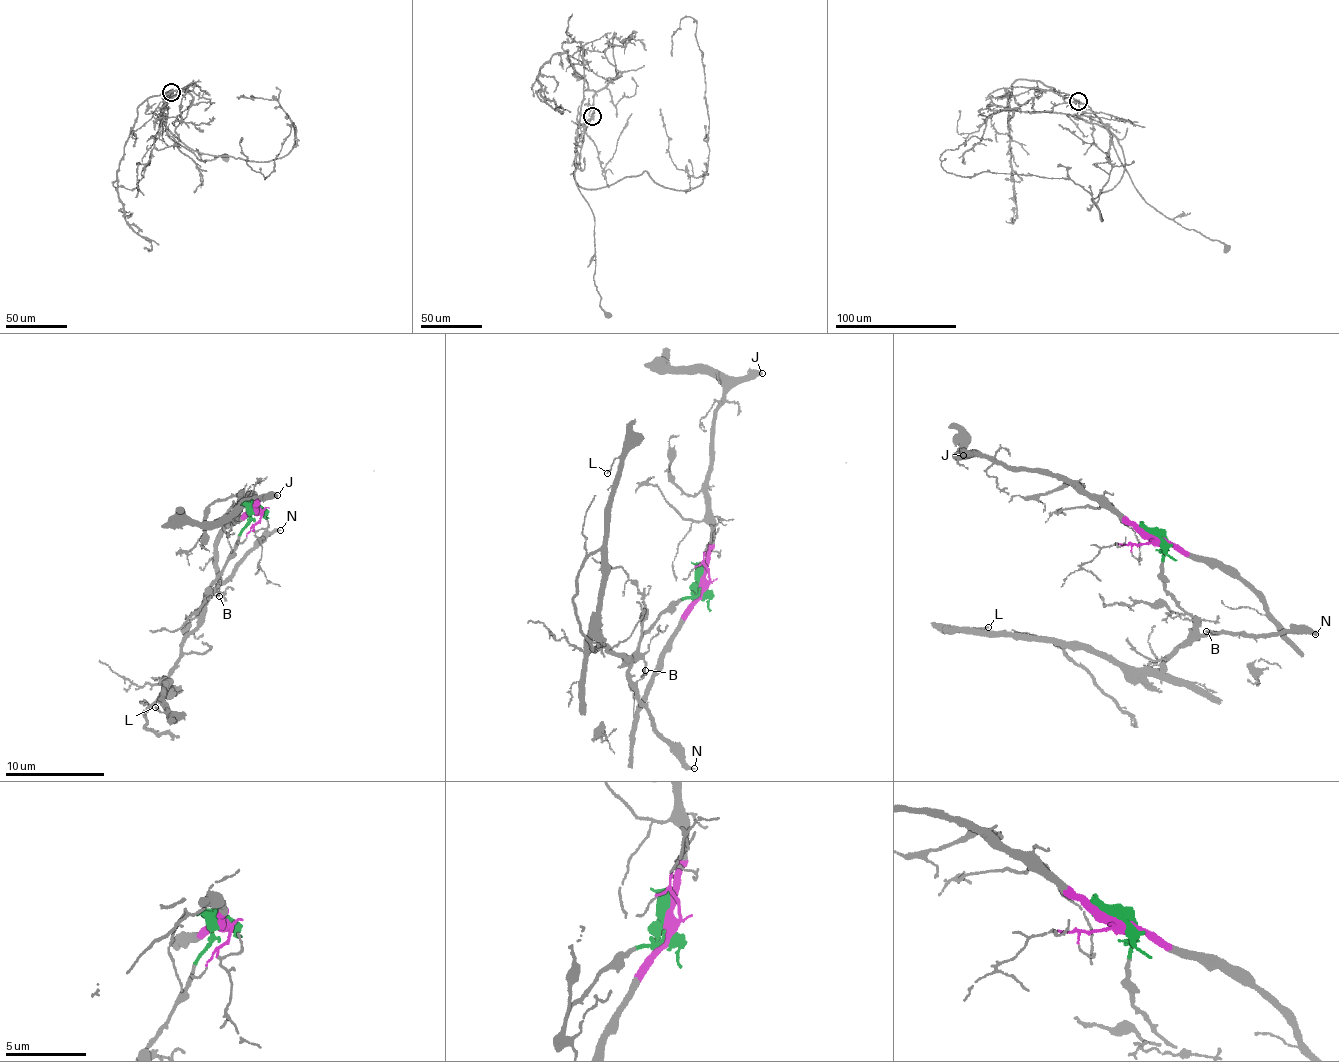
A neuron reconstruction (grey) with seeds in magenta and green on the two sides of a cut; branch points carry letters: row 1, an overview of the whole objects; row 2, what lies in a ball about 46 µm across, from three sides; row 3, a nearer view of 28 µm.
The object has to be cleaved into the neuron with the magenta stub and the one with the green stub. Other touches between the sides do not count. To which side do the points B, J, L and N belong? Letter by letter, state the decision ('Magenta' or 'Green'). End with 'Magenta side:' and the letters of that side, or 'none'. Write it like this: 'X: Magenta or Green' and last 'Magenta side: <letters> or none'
B: Green
J: Magenta
L: Green
N: Green
Magenta side: J

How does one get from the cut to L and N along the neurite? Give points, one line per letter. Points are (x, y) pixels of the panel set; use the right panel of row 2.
L: (1156, 536), (1164, 540), (1162, 586), (1193, 618), (1193, 640), (1157, 673), (970, 628), (989, 627)
N: (1156, 536), (1164, 540), (1161, 563), (1162, 586), (1200, 633), (1237, 632), (1250, 636), (1296, 631), (1315, 635)

